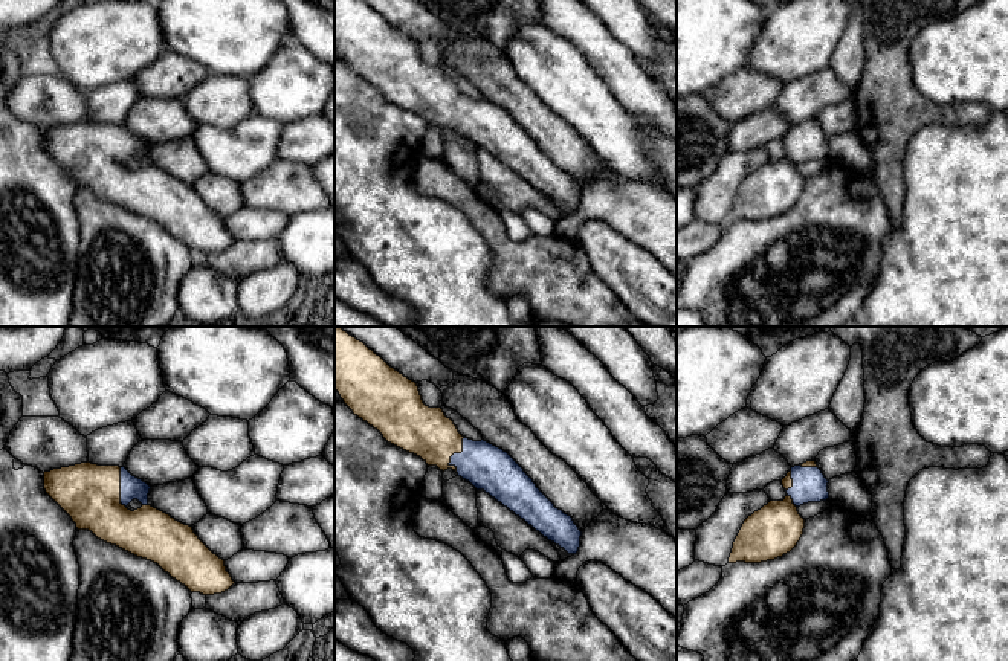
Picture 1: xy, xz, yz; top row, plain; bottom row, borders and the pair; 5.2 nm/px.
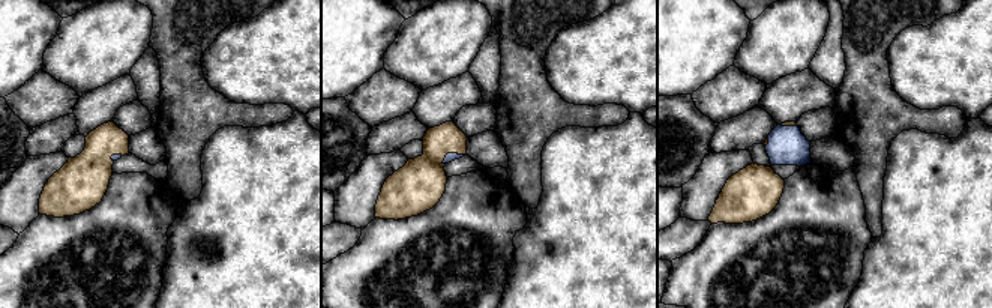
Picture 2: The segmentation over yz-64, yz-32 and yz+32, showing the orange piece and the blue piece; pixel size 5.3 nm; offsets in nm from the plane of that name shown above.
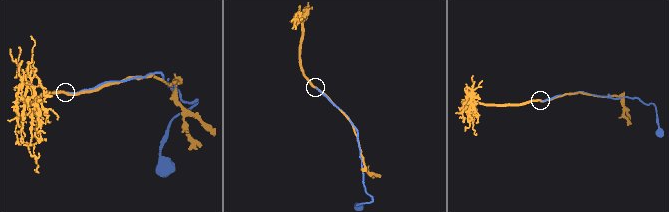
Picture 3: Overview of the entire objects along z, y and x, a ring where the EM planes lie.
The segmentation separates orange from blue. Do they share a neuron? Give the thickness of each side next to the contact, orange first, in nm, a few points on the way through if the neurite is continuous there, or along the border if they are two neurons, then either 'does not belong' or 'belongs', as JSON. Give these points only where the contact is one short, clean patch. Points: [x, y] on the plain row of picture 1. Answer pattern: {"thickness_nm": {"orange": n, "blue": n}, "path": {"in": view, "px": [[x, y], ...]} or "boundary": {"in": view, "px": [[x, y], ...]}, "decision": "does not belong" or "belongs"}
{"thickness_nm": {"orange": 260, "blue": 240}, "decision": "belongs"}

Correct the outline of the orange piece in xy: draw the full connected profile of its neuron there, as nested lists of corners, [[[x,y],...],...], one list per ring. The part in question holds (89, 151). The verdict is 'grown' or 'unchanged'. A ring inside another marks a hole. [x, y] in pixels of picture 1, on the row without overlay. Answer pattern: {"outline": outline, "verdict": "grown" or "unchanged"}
{"outline": [[[87,119],[44,130],[46,151],[72,176],[78,188],[89,188],[107,202],[157,221],[191,250],[214,253],[228,249],[235,240],[226,229],[225,218],[199,197],[192,185],[151,165],[150,147],[124,124],[98,124]]], "verdict": "grown"}

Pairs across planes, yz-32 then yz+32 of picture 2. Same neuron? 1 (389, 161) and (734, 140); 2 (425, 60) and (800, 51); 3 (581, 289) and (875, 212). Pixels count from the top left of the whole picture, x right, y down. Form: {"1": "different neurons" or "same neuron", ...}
{"1": "different neurons", "2": "same neuron", "3": "different neurons"}

